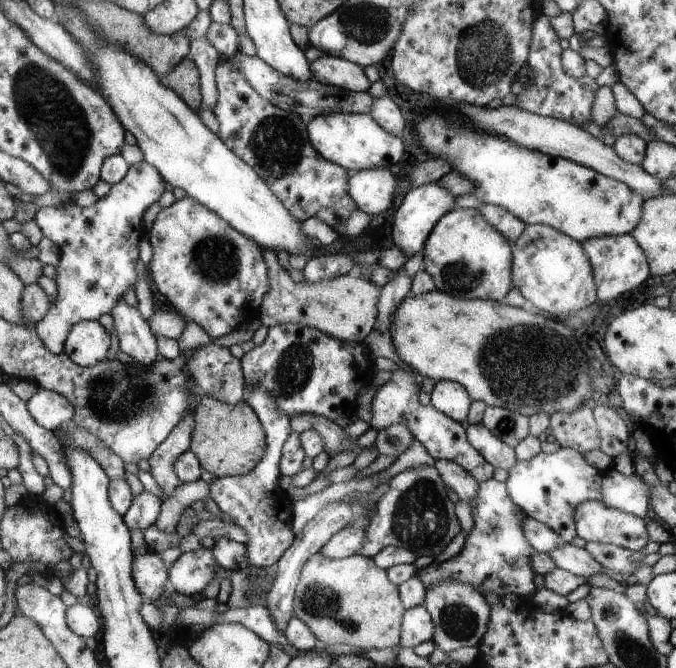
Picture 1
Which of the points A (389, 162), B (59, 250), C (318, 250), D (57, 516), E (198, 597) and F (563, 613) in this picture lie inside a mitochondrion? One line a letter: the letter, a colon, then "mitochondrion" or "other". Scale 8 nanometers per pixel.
A: other
B: other
C: other
D: other
E: other
F: other

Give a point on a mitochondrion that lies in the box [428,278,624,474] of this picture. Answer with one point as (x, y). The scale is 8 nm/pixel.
(498, 353)

